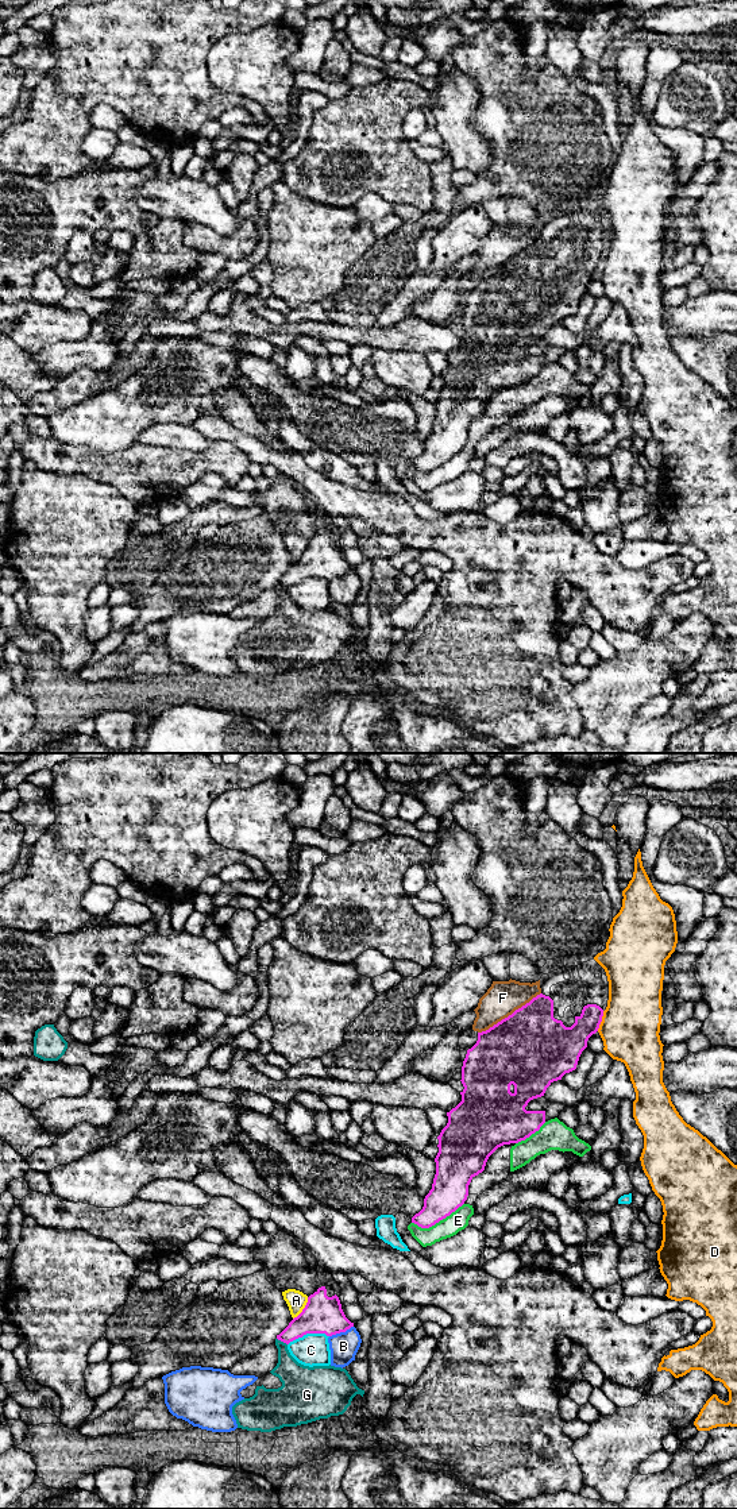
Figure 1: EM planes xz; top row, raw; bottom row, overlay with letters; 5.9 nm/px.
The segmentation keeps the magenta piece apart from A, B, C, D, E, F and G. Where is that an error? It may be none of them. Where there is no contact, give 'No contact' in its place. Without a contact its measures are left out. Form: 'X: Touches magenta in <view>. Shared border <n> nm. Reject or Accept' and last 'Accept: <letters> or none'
A: Touches magenta in xz. Shared border 160 nm. Reject
B: Touches magenta in xz. Shared border 160 nm. Reject
C: Touches magenta in xz. Shared border 260 nm. Reject
D: Touches magenta in xz. Shared border 130 nm. Reject
E: Touches magenta in xz. Shared border 340 nm. Reject
F: Touches magenta in xz. Shared border 440 nm. Reject
G: Touches magenta in xz. Shared border 80 nm. Reject
Accept: none

